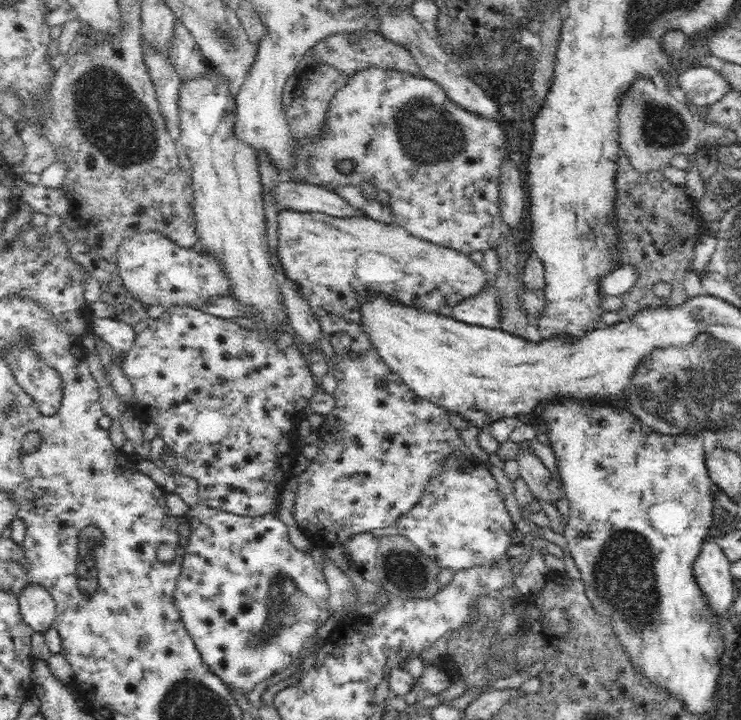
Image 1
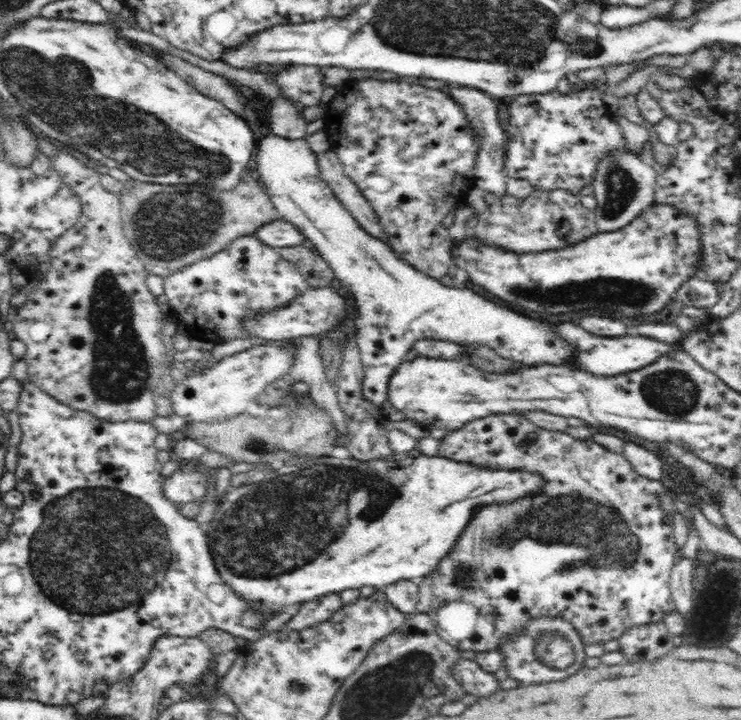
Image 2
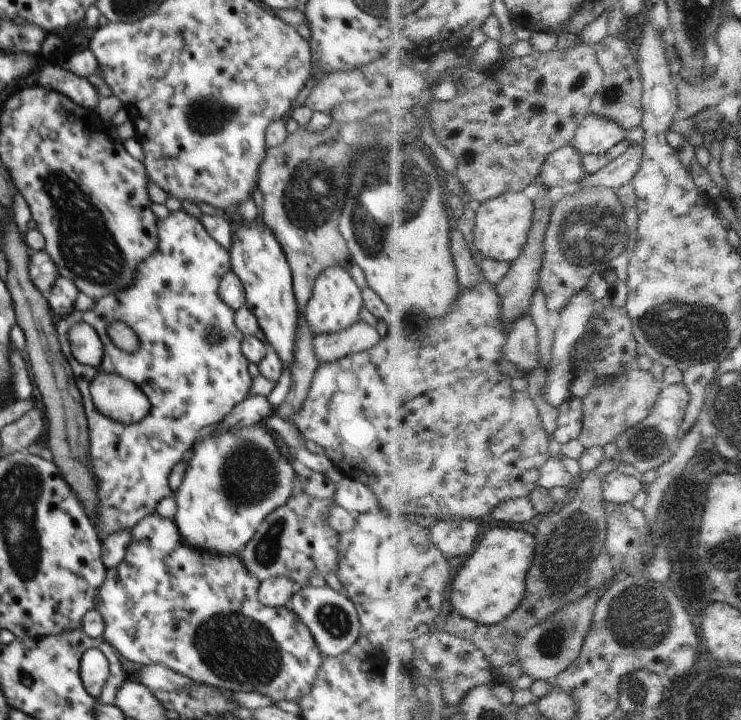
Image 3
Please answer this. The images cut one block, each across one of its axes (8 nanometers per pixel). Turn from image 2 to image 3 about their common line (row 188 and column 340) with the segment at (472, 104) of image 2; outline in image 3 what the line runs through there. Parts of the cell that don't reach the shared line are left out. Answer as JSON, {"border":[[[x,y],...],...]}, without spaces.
{"border":[[[345,476],[336,483],[336,486],[333,500],[336,505],[345,508],[348,512],[360,514],[378,508],[378,498],[362,482]]]}

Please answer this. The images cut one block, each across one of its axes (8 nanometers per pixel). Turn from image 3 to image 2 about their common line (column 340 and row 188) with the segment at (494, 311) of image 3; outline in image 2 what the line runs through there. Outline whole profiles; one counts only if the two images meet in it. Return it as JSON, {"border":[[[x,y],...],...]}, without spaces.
{"border":[[[372,78],[360,79],[359,81],[353,80],[346,84],[346,92],[344,94],[346,94],[346,103],[349,103],[348,108],[338,110],[337,112],[328,107],[325,115],[326,128],[324,130],[331,146],[330,150],[337,154],[341,173],[347,175],[352,179],[352,182],[356,183],[356,186],[359,186],[361,193],[375,210],[380,226],[387,234],[387,243],[402,260],[411,263],[416,270],[435,279],[440,279],[446,276],[446,274],[448,275],[448,268],[453,263],[453,240],[449,237],[447,229],[442,225],[442,220],[444,220],[444,217],[450,212],[451,208],[460,208],[465,205],[466,192],[474,184],[475,180],[476,154],[478,154],[478,144],[480,144],[480,141],[476,139],[474,129],[466,122],[463,109],[452,98],[448,98],[448,95],[438,92],[438,90],[430,90],[430,88],[422,84],[417,84],[413,79],[407,82]]]}

